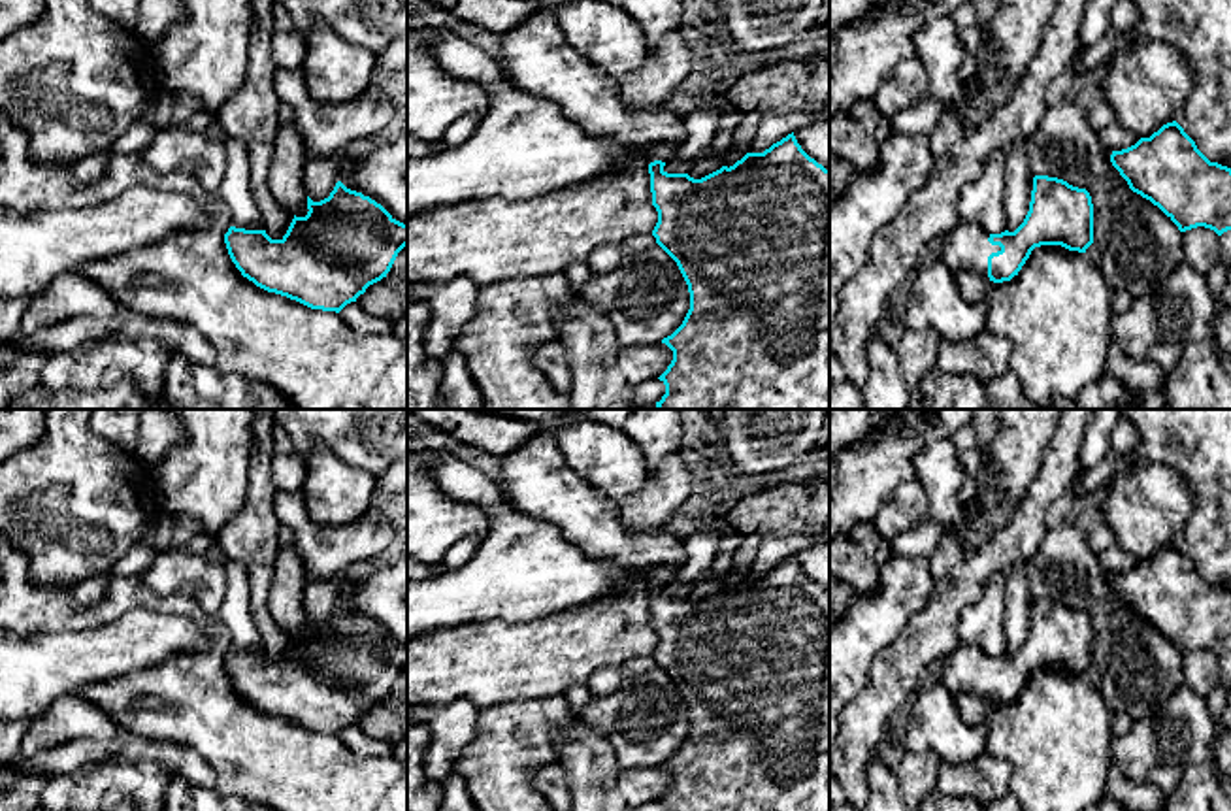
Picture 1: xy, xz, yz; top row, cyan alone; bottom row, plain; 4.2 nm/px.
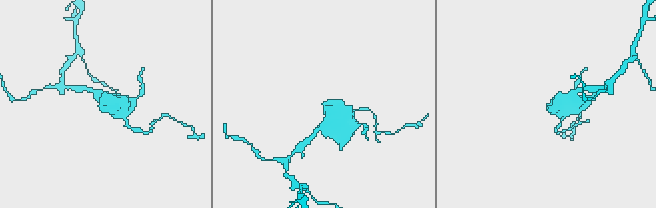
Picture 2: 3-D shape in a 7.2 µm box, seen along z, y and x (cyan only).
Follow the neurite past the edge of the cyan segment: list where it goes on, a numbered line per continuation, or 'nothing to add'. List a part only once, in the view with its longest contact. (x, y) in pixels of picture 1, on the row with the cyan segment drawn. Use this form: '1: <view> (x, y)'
1: yz (966, 248)

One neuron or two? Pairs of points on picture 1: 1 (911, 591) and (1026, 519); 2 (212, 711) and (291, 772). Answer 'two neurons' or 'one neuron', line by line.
1: two neurons
2: one neuron

